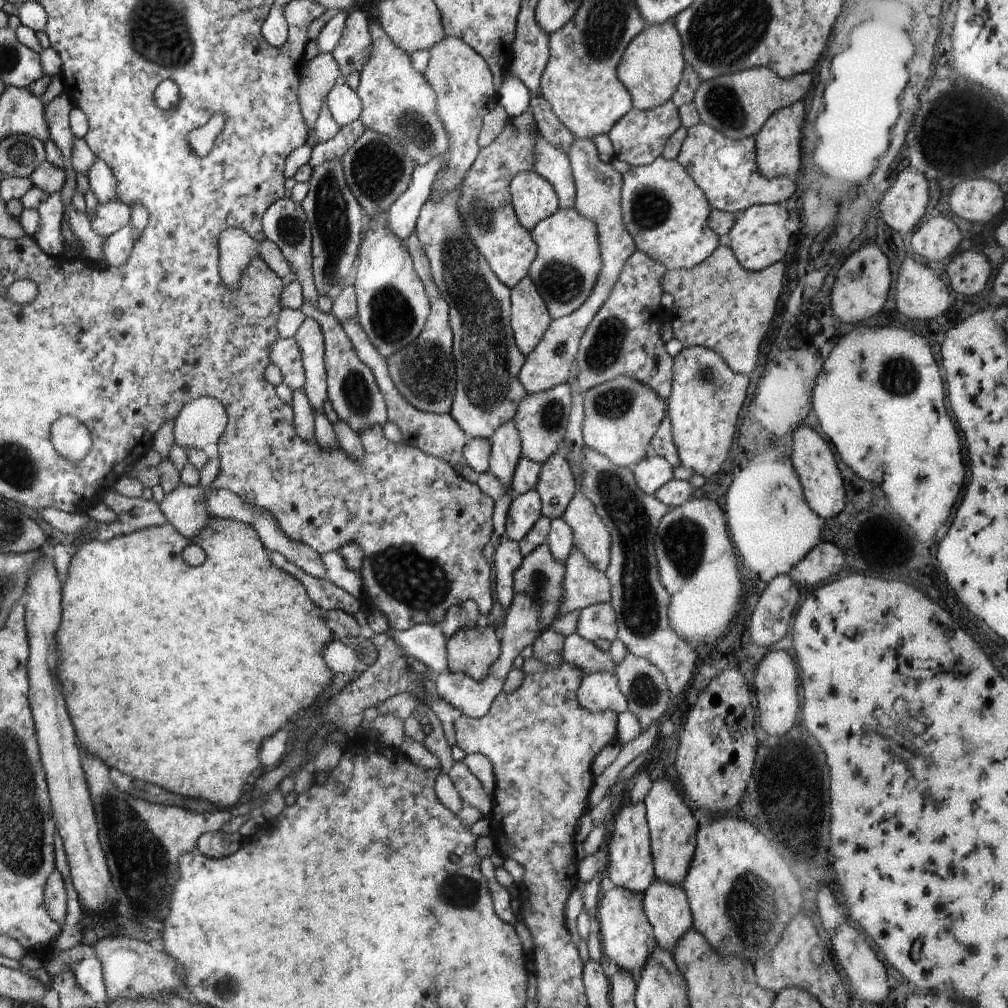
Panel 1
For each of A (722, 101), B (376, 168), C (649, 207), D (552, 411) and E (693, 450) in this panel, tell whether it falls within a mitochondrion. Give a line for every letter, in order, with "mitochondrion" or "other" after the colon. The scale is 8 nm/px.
A: mitochondrion
B: mitochondrion
C: mitochondrion
D: mitochondrion
E: other

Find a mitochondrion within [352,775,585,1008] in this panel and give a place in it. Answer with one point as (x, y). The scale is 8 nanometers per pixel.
(461, 892)

